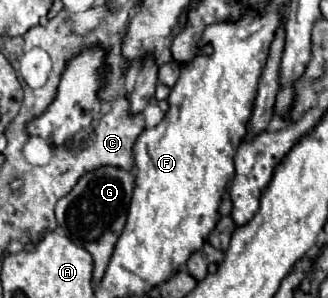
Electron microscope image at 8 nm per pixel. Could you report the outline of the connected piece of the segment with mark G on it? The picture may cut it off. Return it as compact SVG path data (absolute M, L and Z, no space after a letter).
M99 166L87 174L83 174L75 188L65 194L57 206L55 216L57 224L63 230L63 234L83 246L93 256L93 280L99 282L107 270L107 264L111 260L113 248L117 244L117 238L127 222L127 212L133 196L135 186L135 174L129 170L123 170L119 166Z

